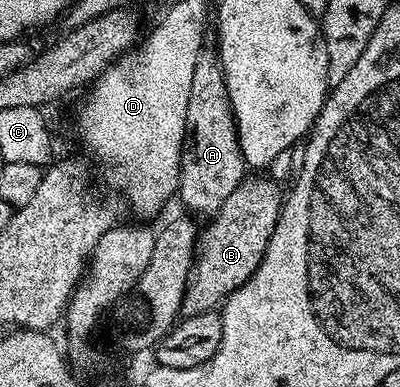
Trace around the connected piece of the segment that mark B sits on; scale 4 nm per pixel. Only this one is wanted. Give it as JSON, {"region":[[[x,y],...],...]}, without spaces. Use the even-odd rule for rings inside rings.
{"region":[[[265,175],[246,176],[239,187],[227,195],[221,210],[210,220],[213,222],[200,234],[199,252],[181,300],[181,317],[216,310],[259,267],[283,204],[280,187],[271,178],[261,176]]]}

